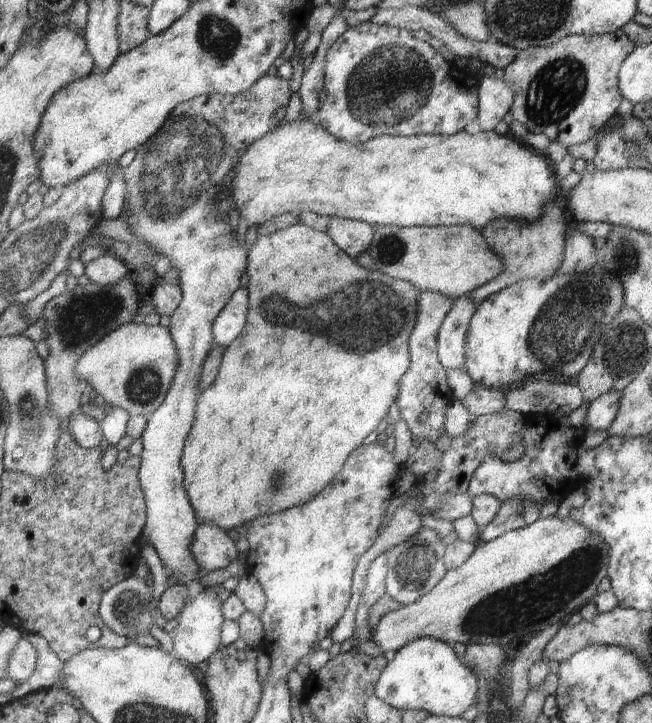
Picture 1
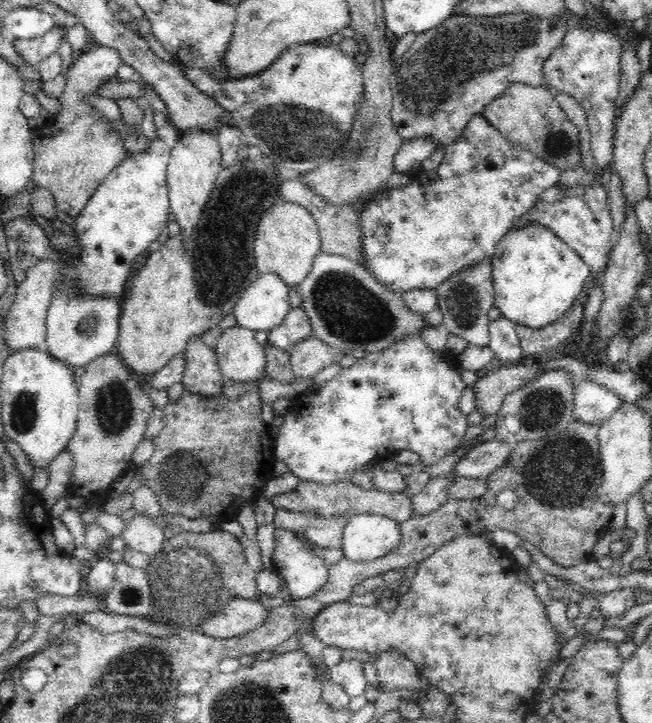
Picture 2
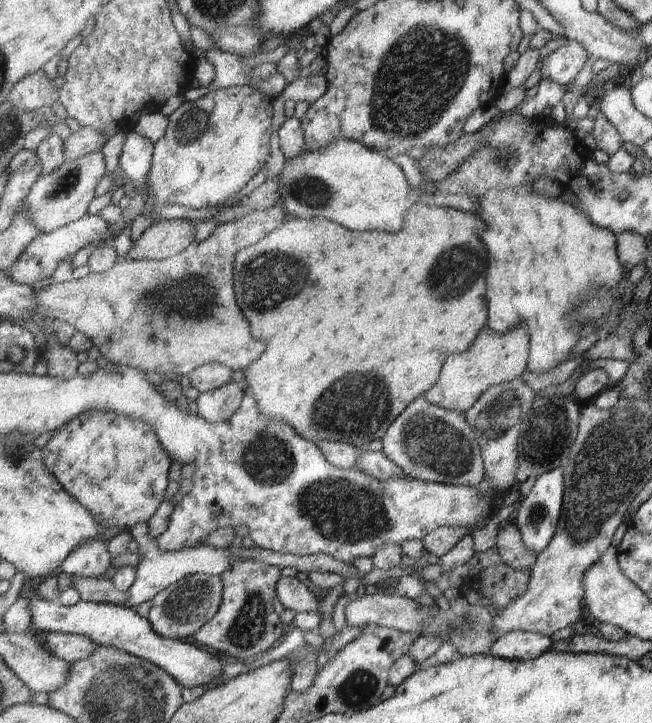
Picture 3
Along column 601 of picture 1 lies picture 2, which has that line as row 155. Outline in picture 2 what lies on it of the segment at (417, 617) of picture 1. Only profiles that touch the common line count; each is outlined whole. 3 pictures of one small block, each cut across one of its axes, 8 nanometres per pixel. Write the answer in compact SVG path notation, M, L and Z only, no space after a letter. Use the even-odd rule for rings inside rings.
M510 83L501 95L483 108L482 115L500 135L513 143L528 147L536 155L548 160L550 164L578 167L578 133L574 125L566 119L566 115L549 88Z

